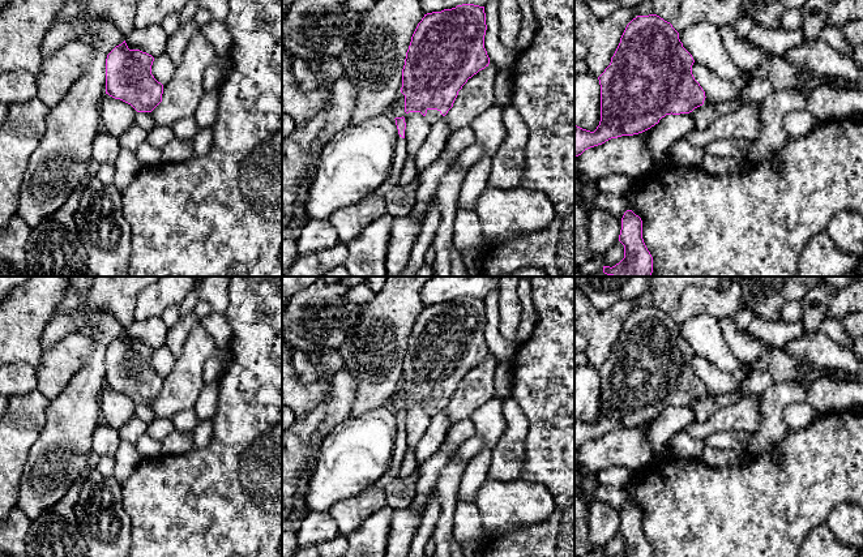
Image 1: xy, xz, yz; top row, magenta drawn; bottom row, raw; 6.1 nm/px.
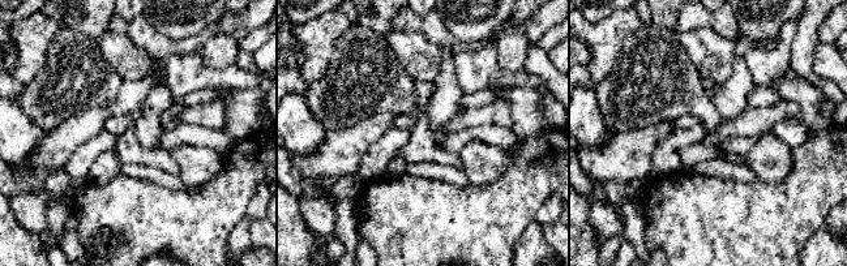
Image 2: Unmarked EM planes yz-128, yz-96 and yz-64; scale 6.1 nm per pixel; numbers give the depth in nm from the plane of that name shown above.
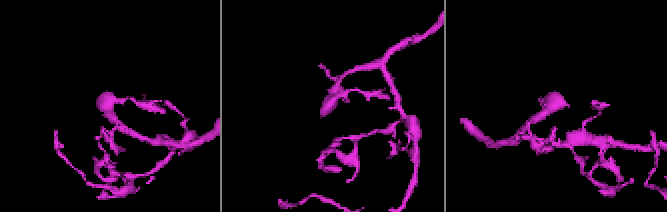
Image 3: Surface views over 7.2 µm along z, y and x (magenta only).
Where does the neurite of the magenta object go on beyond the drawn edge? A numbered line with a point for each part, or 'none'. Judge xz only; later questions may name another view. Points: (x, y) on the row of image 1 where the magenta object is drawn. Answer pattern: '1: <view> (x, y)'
1: xz (432, 115)

